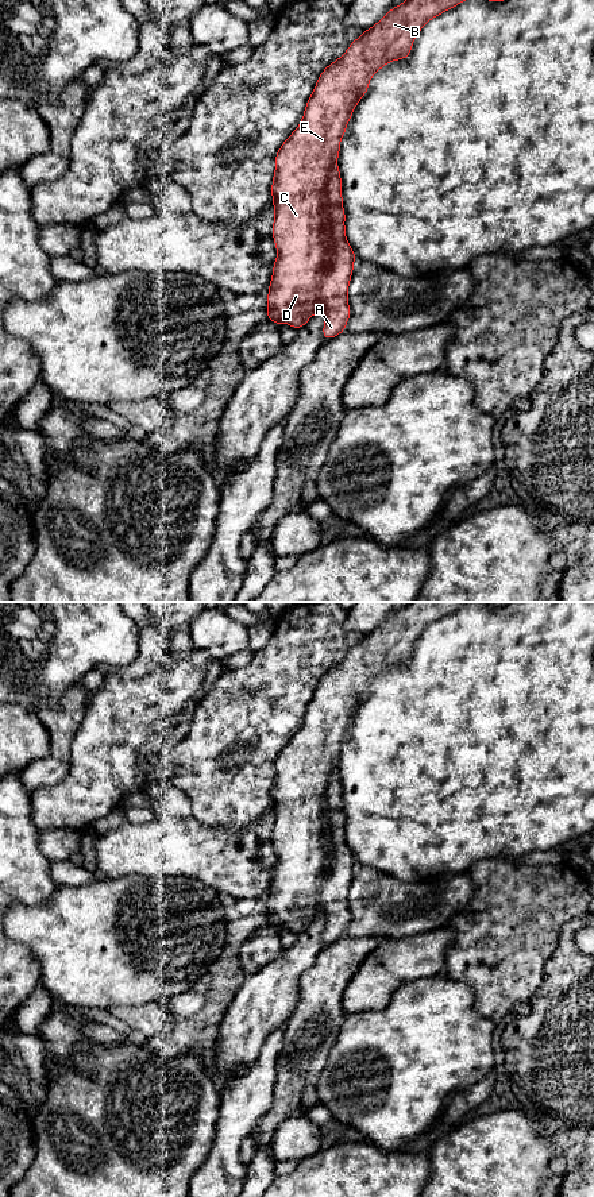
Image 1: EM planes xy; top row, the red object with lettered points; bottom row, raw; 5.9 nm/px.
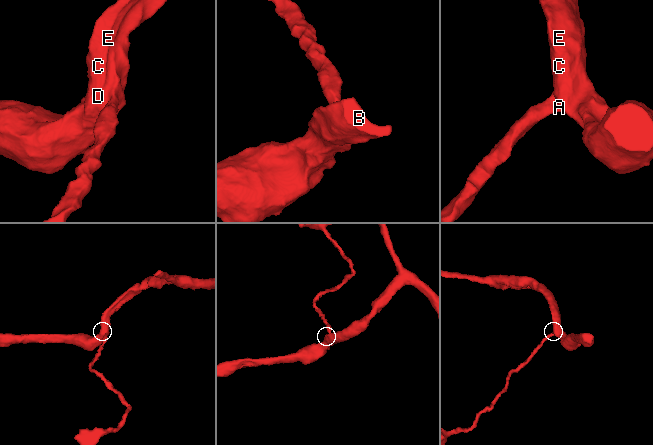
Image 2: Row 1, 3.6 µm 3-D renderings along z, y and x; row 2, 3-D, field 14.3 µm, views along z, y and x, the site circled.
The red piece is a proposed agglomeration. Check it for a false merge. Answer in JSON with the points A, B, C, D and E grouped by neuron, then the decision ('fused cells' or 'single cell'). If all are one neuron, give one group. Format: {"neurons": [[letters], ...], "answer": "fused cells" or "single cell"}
{"neurons": [["A", "B", "C", "D", "E"]], "answer": "single cell"}

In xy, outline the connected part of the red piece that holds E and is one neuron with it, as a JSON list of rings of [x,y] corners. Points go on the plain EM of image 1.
[[[408,602],[402,609],[393,611],[379,626],[355,644],[346,657],[319,680],[316,691],[306,706],[304,721],[298,731],[282,748],[275,762],[275,776],[271,788],[271,807],[274,808],[273,843],[277,853],[277,864],[273,869],[273,880],[267,899],[267,924],[278,931],[282,927],[294,934],[302,932],[316,916],[325,919],[323,931],[324,945],[333,943],[346,935],[351,922],[348,911],[348,889],[354,876],[356,860],[346,842],[346,816],[342,800],[342,780],[338,771],[340,745],[359,704],[367,698],[371,681],[383,669],[410,660],[414,642],[427,626],[443,617],[452,614],[462,606],[485,603],[491,607],[506,606],[512,602]]]

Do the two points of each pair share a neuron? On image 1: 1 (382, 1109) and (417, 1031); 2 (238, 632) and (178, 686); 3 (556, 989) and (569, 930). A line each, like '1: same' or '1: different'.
1: same
2: different
3: same

